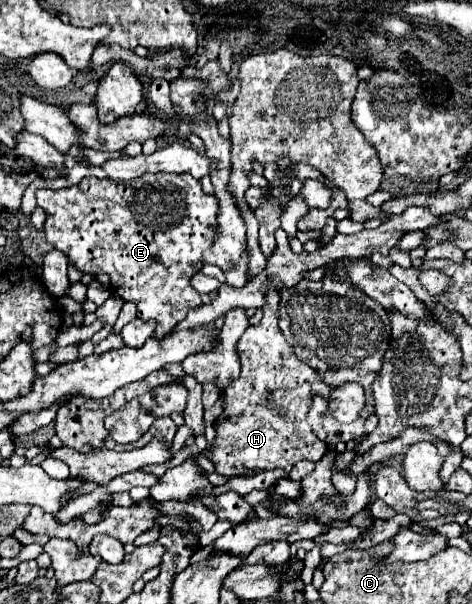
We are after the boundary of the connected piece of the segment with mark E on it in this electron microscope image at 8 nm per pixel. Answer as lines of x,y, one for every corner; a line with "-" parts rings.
173,175
173,183
169,183
169,185
171,185
173,191
167,193
167,191
155,191
155,189
145,189
145,187
143,187
143,189
131,189
131,187
125,187
125,183
121,183
121,181
111,181
111,179
85,177
79,185
73,185
73,187
67,187
67,189
59,189
59,191
53,191
53,189
39,189
39,191
35,193
37,205
47,213
47,219
45,219
45,225
43,225
43,233
45,233
47,241
49,241
55,249
63,251
63,253
69,257
69,261
73,261
73,263
77,265
79,271
83,271
83,273
87,273
87,275
107,273
107,275
111,277
111,291
113,291
115,295
119,295
123,301
135,303
135,305
137,305
137,317
139,317
141,321
153,319
153,321
157,323
157,327
155,327
155,331
153,331
153,337
155,337
155,339
163,339
165,335
169,335
169,333
175,329
175,325
187,317
187,313
189,313
191,309
195,309
195,307
201,305
201,295
191,287
191,277
203,269
203,265
205,265
203,251
211,247
215,229
217,229
217,221
215,221
215,217
217,217
217,201
215,201
213,195
205,195
205,193
203,193
201,183
199,183
195,177
189,175
189,179
187,179
187,175

